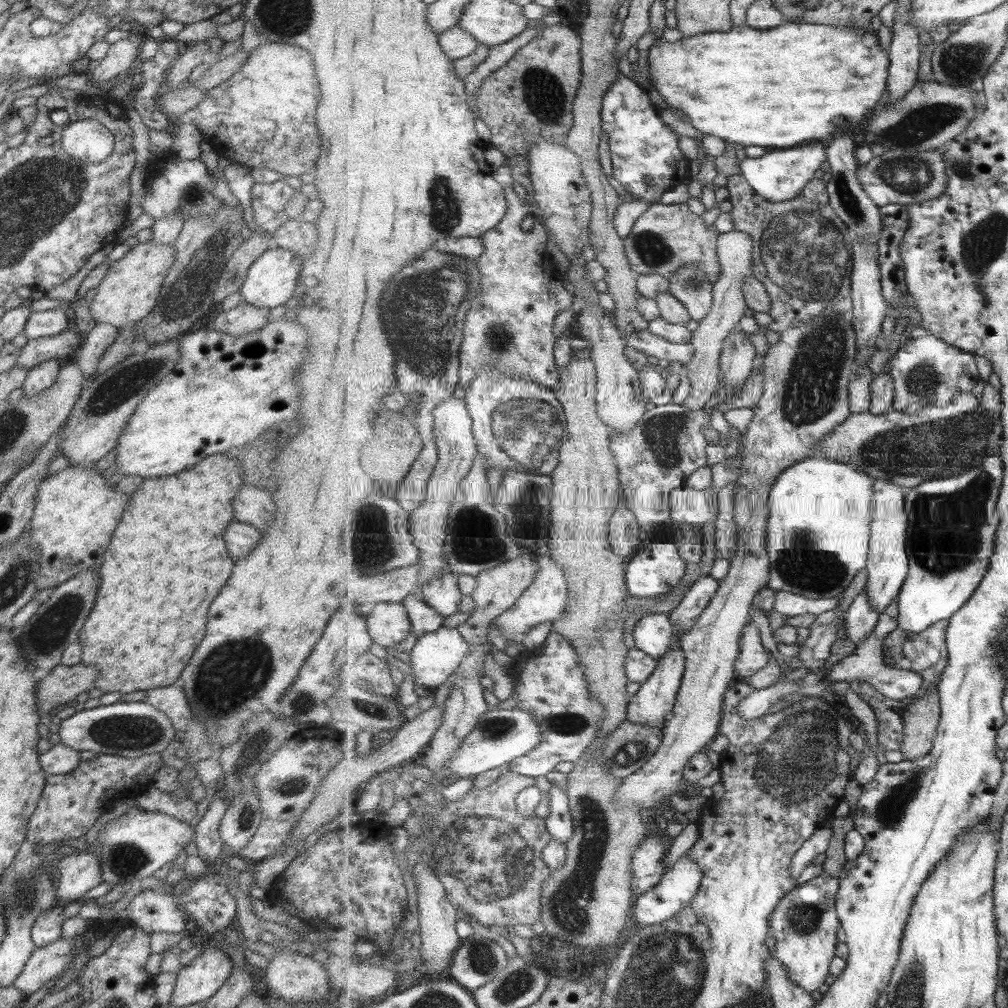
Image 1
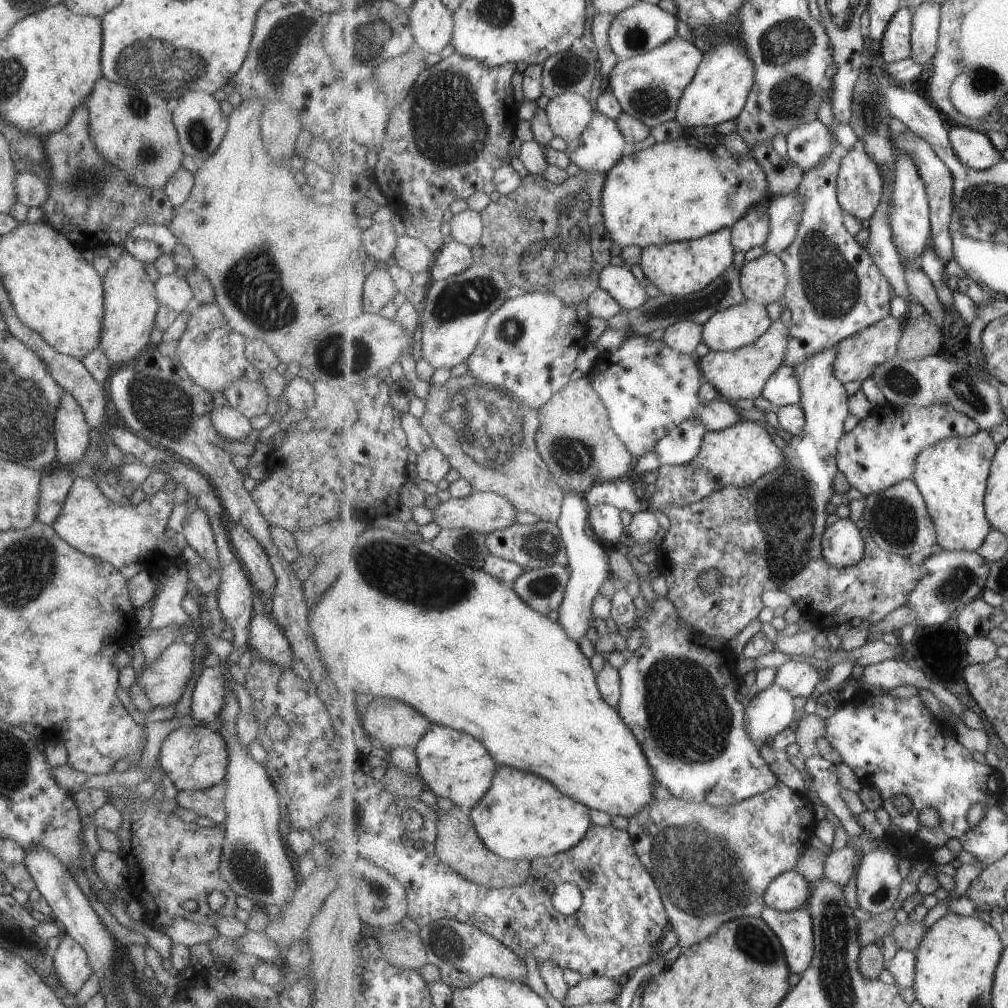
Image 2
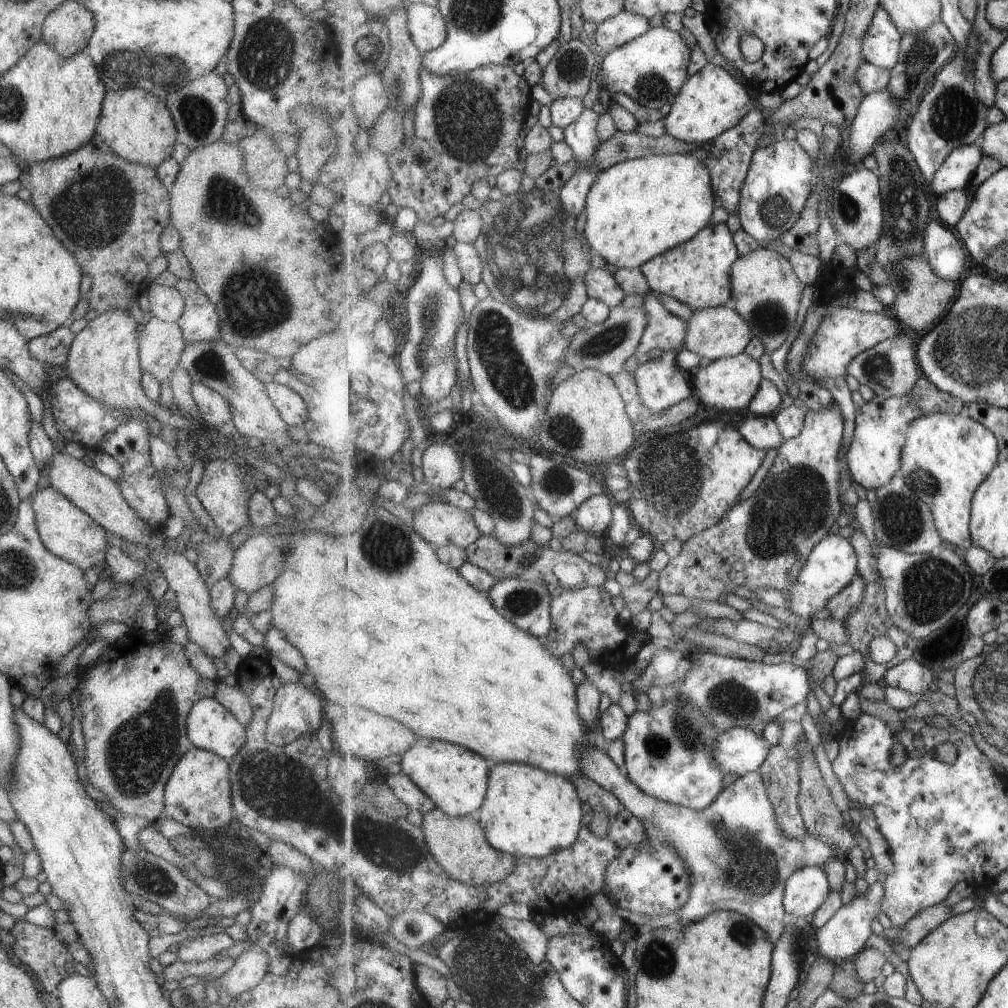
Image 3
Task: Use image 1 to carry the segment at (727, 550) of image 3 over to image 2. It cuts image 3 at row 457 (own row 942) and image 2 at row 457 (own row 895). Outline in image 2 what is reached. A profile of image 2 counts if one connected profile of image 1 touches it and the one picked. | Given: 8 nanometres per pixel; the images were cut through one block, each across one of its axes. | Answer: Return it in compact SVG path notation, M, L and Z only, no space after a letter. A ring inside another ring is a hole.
M835 343L834 346L828 347L823 351L818 351L816 354L813 354L810 358L803 360L796 366L800 387L802 388L801 406L806 411L807 423L806 428L800 434L794 435L792 439L787 442L787 446L782 448L785 453L785 464L783 464L783 466L779 466L779 468L773 470L773 472L767 472L767 474L762 476L757 482L751 483L751 486L746 486L745 488L727 486L727 488L723 488L723 490L719 490L719 492L713 492L713 494L710 494L707 498L697 501L695 504L691 504L691 506L664 506L662 509L658 509L658 512L662 511L671 518L671 526L667 530L667 534L658 547L657 552L657 566L660 568L660 572L665 577L665 580L668 580L668 599L676 606L680 618L683 618L687 624L691 624L691 626L694 626L707 636L719 637L722 635L722 637L726 639L735 638L735 636L751 621L760 618L760 614L767 608L765 602L763 602L763 594L769 592L769 590L780 590L790 594L791 598L795 600L802 615L804 615L817 630L825 631L832 627L838 627L846 622L856 624L857 622L863 622L865 620L869 620L875 625L882 622L891 612L894 612L900 607L904 607L906 602L909 601L910 595L916 590L916 587L922 580L923 570L921 565L914 564L907 556L886 552L868 535L866 536L866 554L864 555L863 561L853 567L839 569L838 567L830 565L823 557L822 541L823 536L827 531L827 504L829 504L829 499L834 493L833 480L835 480L837 474L840 472L838 466L838 449L840 448L842 437L847 433L846 421L850 417L850 394L846 390L846 384L841 382L841 380L838 380L835 375L835 362L838 360L839 350L840 343ZM715 567L719 568L719 570L725 574L723 584L717 588L717 591L705 592L699 587L699 576L701 573L705 572L705 570L710 570Z

